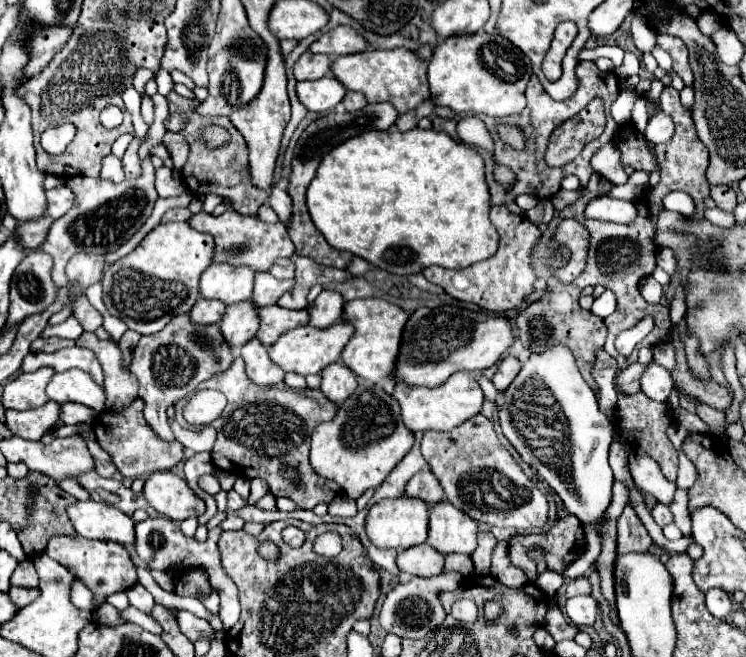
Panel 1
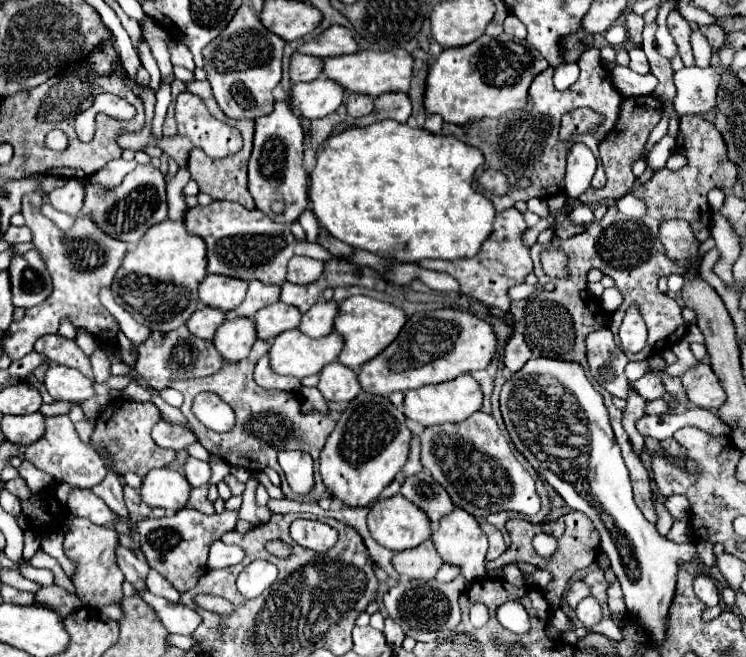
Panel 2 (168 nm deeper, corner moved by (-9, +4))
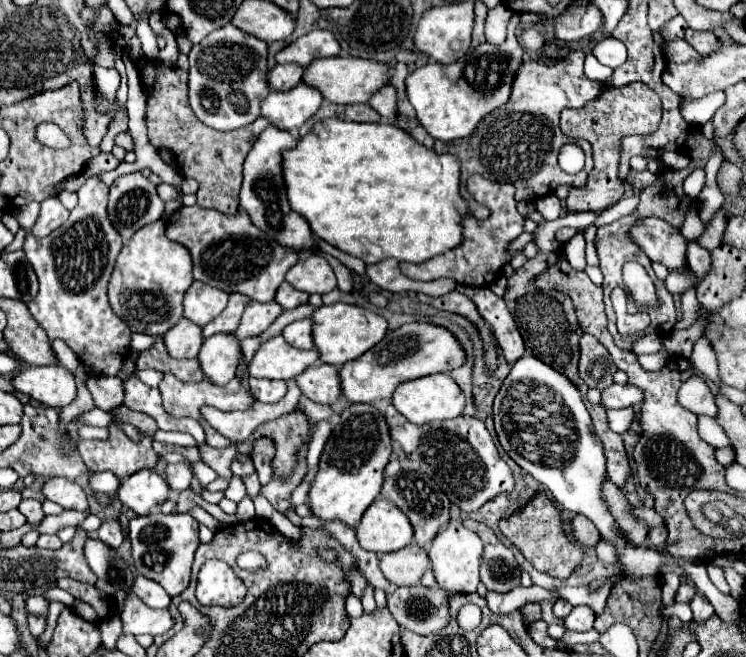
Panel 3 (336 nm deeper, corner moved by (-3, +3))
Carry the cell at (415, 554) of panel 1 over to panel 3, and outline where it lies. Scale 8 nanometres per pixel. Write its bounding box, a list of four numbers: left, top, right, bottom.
[379,543,429,587]

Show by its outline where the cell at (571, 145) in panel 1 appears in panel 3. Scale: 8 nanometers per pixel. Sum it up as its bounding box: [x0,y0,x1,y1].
[560,85,661,213]

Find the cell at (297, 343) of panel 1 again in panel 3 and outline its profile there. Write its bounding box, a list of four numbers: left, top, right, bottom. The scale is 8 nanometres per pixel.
[249,335,319,381]

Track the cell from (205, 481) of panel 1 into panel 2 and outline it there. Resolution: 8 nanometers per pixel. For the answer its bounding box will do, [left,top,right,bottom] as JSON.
[185,458,211,488]

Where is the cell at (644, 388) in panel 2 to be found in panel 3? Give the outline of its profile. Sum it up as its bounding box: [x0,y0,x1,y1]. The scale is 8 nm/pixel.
[601,385,643,409]

